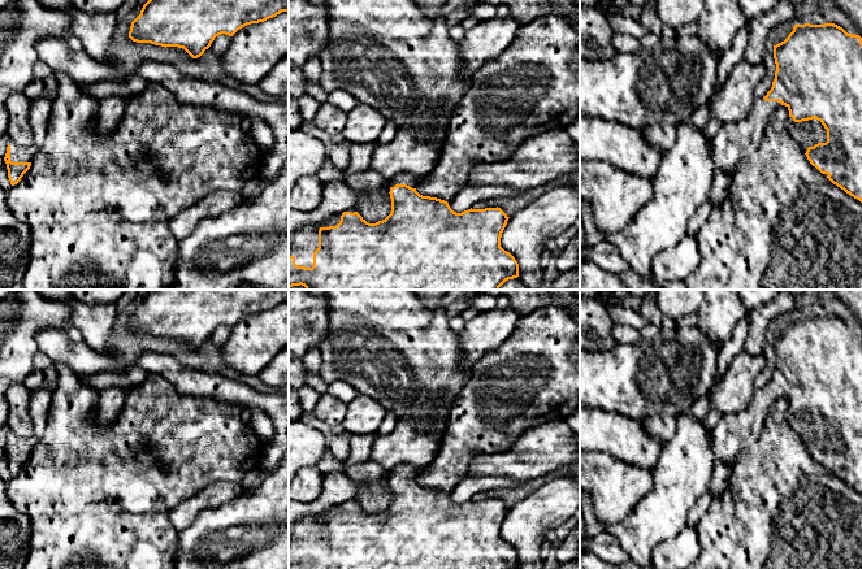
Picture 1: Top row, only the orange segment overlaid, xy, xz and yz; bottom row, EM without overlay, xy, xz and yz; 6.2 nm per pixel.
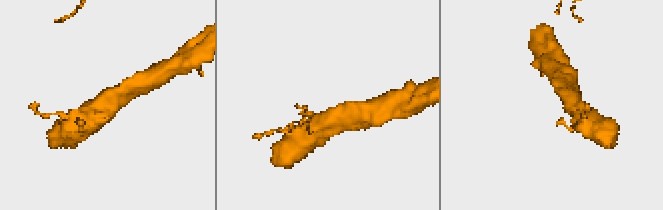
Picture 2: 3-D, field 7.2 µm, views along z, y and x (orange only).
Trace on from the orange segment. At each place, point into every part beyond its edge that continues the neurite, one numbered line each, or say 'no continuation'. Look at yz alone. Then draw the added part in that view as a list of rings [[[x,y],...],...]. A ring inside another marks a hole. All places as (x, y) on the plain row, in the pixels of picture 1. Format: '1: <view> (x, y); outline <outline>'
1: yz (810, 424); outline [[[789,408],[788,420],[792,429],[798,429],[801,431],[800,436],[805,444],[809,438],[827,433],[827,421],[822,413],[815,409],[794,413],[793,409]]]
2: yz (733, 433); outline [[[757,388],[749,407],[741,413],[723,416],[711,430],[715,462],[733,465],[738,455],[761,436],[768,408],[780,398],[779,392]]]

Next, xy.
1: xy (18, 444); outline [[[9,433],[10,436],[10,452],[12,453],[31,453],[35,444],[38,443],[38,439],[35,436],[31,438],[21,438]]]

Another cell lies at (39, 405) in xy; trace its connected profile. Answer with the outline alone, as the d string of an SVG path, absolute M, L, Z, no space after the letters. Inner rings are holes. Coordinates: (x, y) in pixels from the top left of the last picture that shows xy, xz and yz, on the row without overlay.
M51 388L40 390L33 396L29 405L29 414L33 420L34 436L36 439L40 439L46 431L51 395L52 395Z

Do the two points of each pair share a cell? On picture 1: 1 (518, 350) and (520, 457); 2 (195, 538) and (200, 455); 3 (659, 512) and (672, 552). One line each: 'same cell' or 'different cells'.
1: different cells
2: different cells
3: different cells

